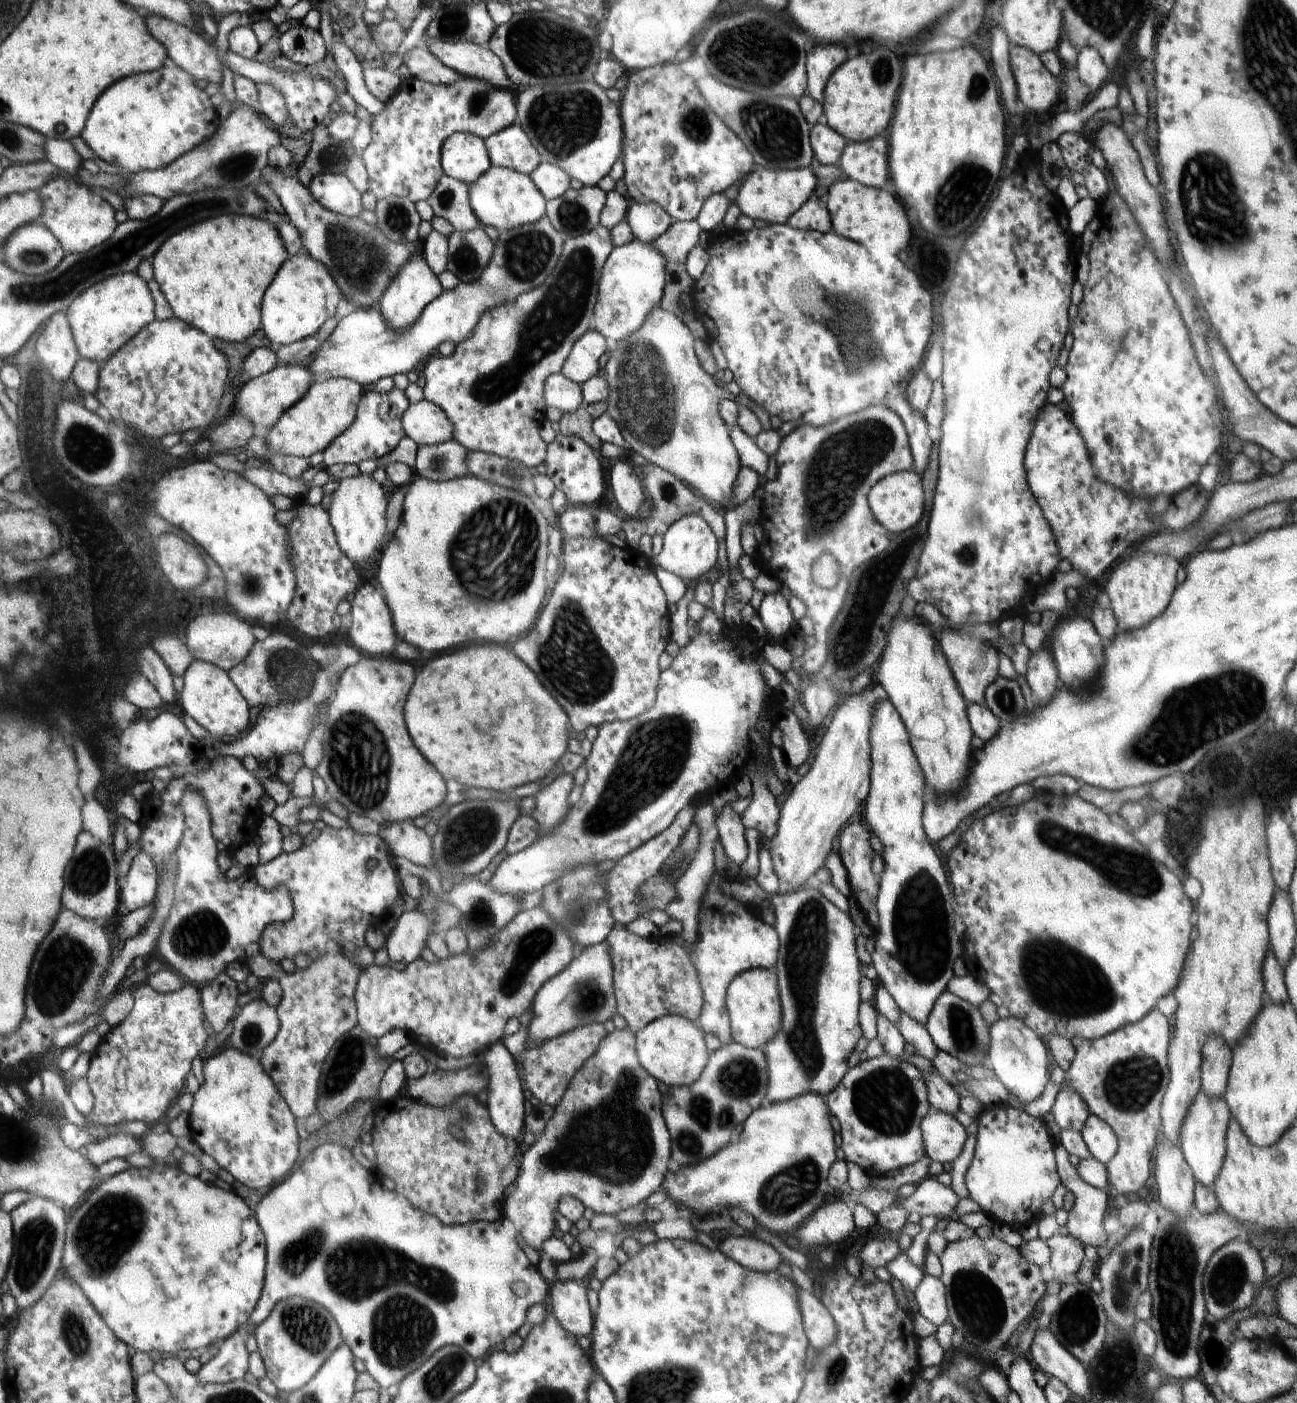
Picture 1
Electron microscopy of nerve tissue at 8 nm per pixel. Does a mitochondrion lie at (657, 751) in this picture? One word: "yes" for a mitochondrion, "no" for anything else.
yes

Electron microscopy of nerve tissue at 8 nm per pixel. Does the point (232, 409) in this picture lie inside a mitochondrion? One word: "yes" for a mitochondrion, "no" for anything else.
no

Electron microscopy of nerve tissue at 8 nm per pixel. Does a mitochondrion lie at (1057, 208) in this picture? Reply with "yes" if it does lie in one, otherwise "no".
no

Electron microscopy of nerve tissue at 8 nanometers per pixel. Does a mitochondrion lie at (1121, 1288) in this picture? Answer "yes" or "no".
yes

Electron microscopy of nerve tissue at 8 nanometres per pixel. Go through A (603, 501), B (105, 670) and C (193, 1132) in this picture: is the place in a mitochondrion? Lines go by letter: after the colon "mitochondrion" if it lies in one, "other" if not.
A: other
B: mitochondrion
C: other

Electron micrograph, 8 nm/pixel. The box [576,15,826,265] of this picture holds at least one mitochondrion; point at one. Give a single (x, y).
(755, 55)

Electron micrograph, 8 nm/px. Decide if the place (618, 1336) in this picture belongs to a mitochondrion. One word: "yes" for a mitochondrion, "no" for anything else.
no

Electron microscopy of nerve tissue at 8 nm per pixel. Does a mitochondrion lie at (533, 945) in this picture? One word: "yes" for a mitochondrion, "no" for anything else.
yes

